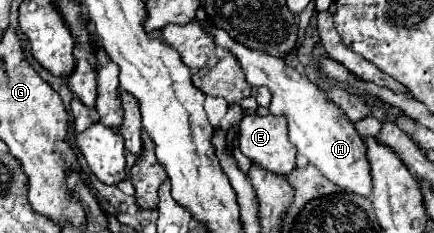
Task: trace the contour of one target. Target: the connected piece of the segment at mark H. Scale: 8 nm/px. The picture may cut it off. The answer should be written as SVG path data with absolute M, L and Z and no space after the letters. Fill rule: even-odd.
M206 21L204 25L214 35L218 47L230 49L238 57L246 73L246 81L252 87L268 87L268 91L272 93L268 109L270 113L284 115L288 119L290 141L298 149L298 153L304 155L312 165L316 165L334 185L348 189L356 195L370 197L372 175L370 175L370 165L366 157L366 145L358 135L354 123L348 121L348 117L336 103L328 101L328 95L320 89L320 85L310 81L306 75L300 75L292 67L288 67L282 59L262 51L252 51L236 43L234 39L230 39L226 31L214 27L210 21Z

